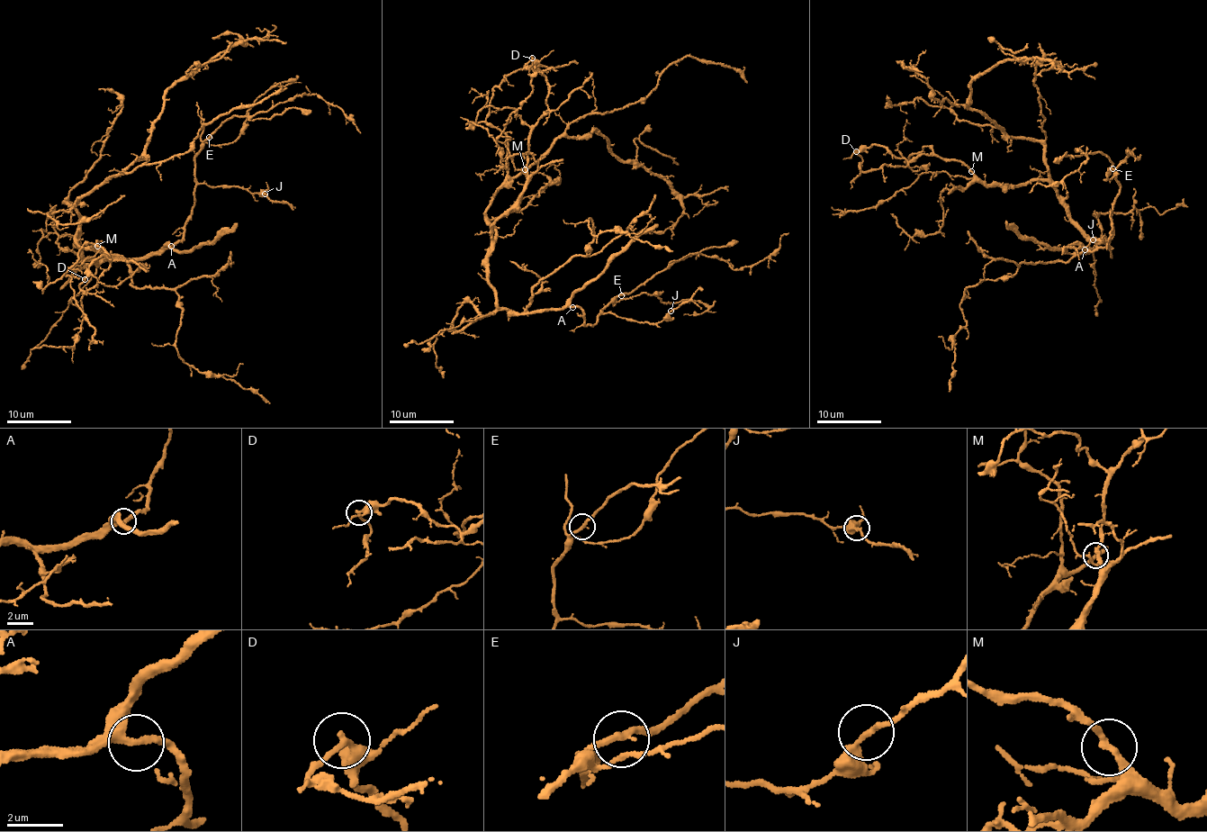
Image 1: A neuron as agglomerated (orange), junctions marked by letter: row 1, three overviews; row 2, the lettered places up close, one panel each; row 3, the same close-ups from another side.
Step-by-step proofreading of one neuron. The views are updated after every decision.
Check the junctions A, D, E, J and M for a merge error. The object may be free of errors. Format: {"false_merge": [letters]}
{"false_merge": []}

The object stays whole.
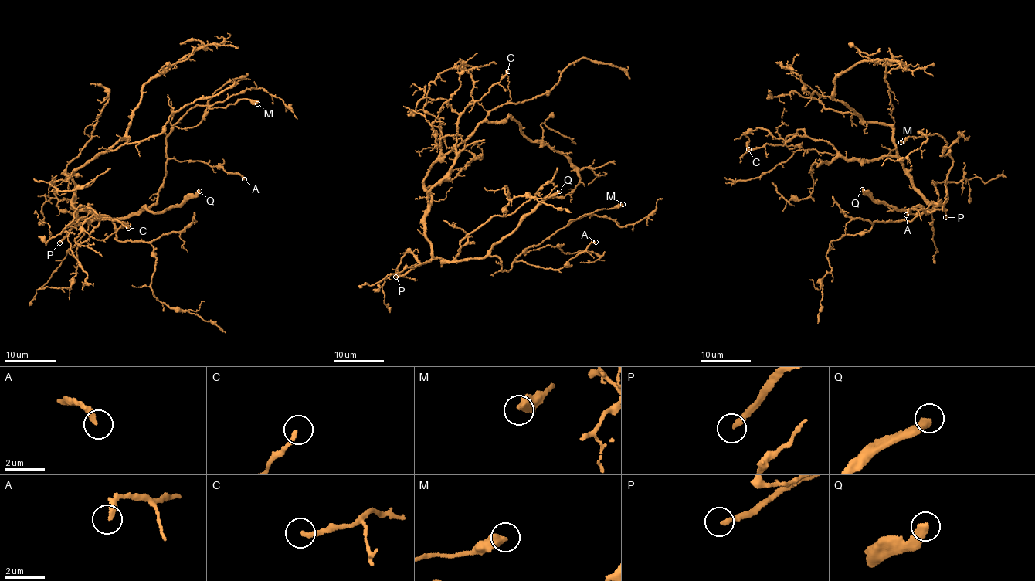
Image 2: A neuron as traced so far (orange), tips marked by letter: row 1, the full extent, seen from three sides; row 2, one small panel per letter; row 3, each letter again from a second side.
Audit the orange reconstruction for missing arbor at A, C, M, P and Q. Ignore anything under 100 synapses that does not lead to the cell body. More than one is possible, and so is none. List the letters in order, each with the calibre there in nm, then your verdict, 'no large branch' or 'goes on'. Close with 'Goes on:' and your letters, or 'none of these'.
A: calibre 320 nm; no large branch
C: calibre 200 nm; no large branch
M: calibre 550 nm; no large branch
P: calibre 240 nm; goes on
Q: calibre 380 nm; goes on
Goes on: P, Q

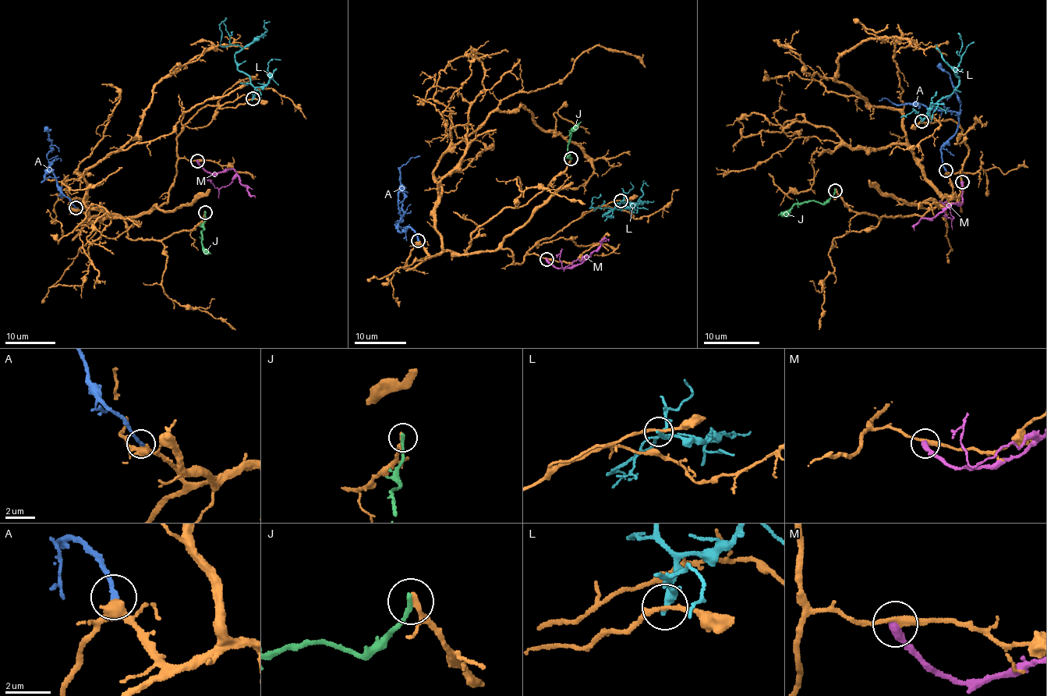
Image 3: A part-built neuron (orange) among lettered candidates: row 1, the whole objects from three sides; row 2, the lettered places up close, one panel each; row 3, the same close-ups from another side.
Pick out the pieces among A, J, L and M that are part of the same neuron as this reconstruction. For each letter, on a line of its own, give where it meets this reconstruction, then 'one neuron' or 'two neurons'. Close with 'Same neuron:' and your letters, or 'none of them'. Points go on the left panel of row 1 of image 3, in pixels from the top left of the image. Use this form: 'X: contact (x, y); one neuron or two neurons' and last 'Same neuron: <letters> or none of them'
A: contact (76, 207); one neuron
J: contact (205, 212); one neuron
L: contact (252, 98); two neurons
M: contact (197, 161); two neurons
Same neuron: A, J

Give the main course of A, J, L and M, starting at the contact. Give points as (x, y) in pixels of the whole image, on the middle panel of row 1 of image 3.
A: (418, 240), (409, 227), (400, 232), (398, 200), (400, 170), (409, 160), (420, 156)
J: (571, 158), (567, 153), (570, 130), (581, 122)
L: (620, 201), (624, 202), (602, 216), (612, 209), (590, 208), (592, 199), (598, 197), (600, 193)
M: (547, 260), (558, 268), (574, 268), (585, 257), (562, 268), (560, 259), (562, 248)

